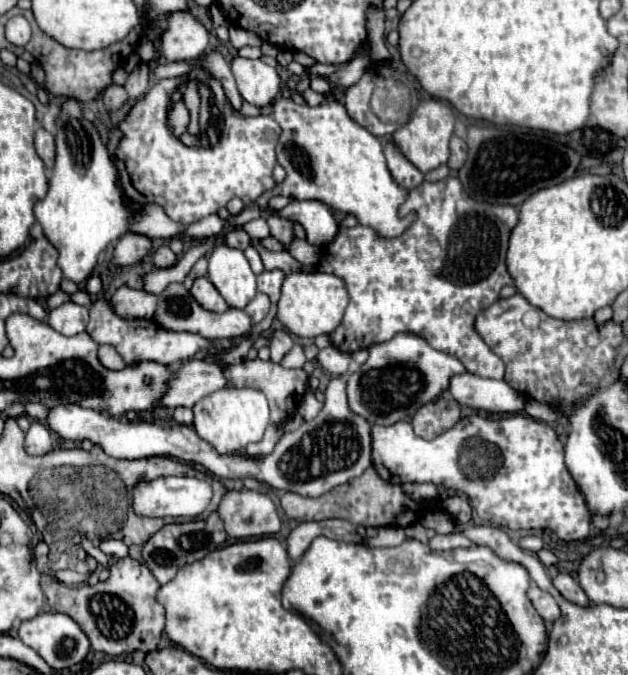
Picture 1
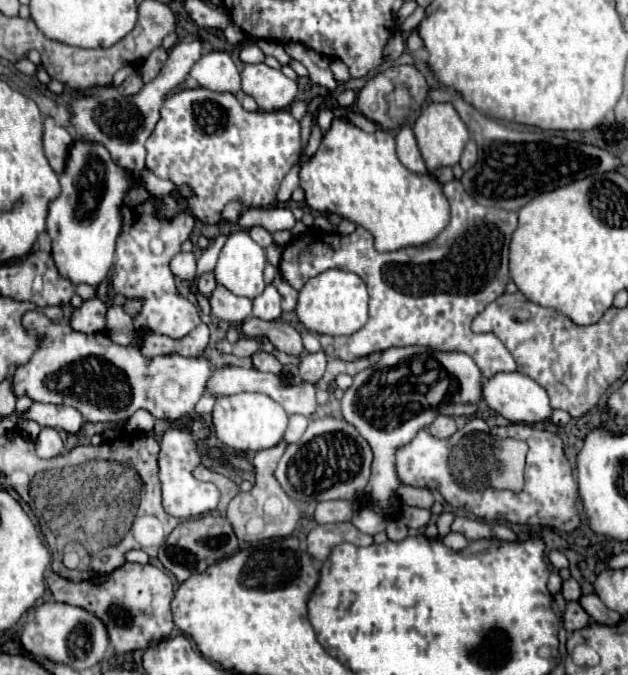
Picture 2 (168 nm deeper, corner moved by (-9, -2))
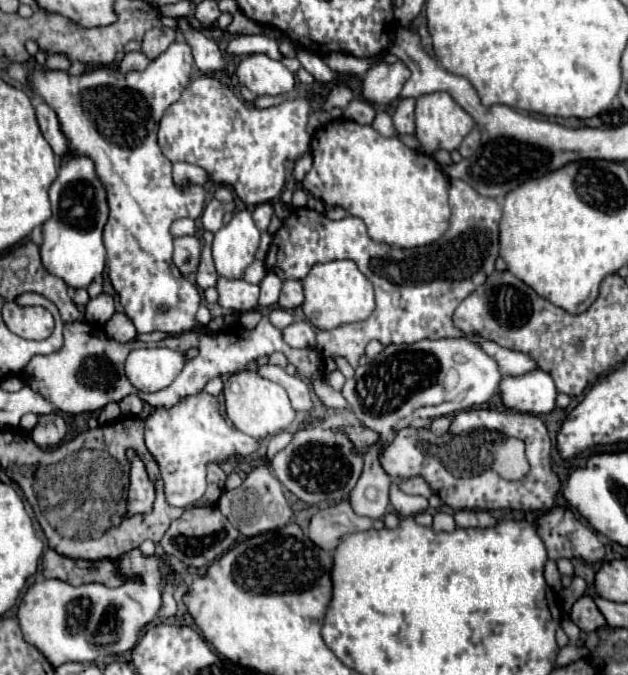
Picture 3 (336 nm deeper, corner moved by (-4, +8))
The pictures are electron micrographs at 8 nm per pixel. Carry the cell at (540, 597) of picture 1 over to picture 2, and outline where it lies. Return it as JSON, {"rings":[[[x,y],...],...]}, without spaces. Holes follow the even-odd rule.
{"rings":[[[566,602],[566,610],[562,614],[562,624],[568,632],[588,626],[588,622],[590,622],[590,616],[582,610],[582,606],[578,602]]]}

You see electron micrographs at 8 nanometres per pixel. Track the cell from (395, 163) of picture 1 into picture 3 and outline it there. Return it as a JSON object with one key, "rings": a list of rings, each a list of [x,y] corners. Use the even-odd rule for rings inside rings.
{"rings":[[[403,98],[399,100],[395,112],[393,112],[393,124],[399,134],[413,134],[415,132],[415,98]]]}

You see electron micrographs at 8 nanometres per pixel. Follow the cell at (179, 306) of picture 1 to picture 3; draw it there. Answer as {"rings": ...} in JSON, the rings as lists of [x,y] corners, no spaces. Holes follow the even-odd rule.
{"rings":[[[293,322],[283,330],[283,338],[293,348],[315,348],[315,326],[307,322]]]}

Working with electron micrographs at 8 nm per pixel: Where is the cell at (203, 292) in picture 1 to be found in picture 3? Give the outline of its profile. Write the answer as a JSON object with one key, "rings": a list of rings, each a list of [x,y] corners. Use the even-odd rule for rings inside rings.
{"rings":[[[219,278],[219,304],[233,312],[247,312],[259,306],[259,284],[249,284],[243,278]]]}

